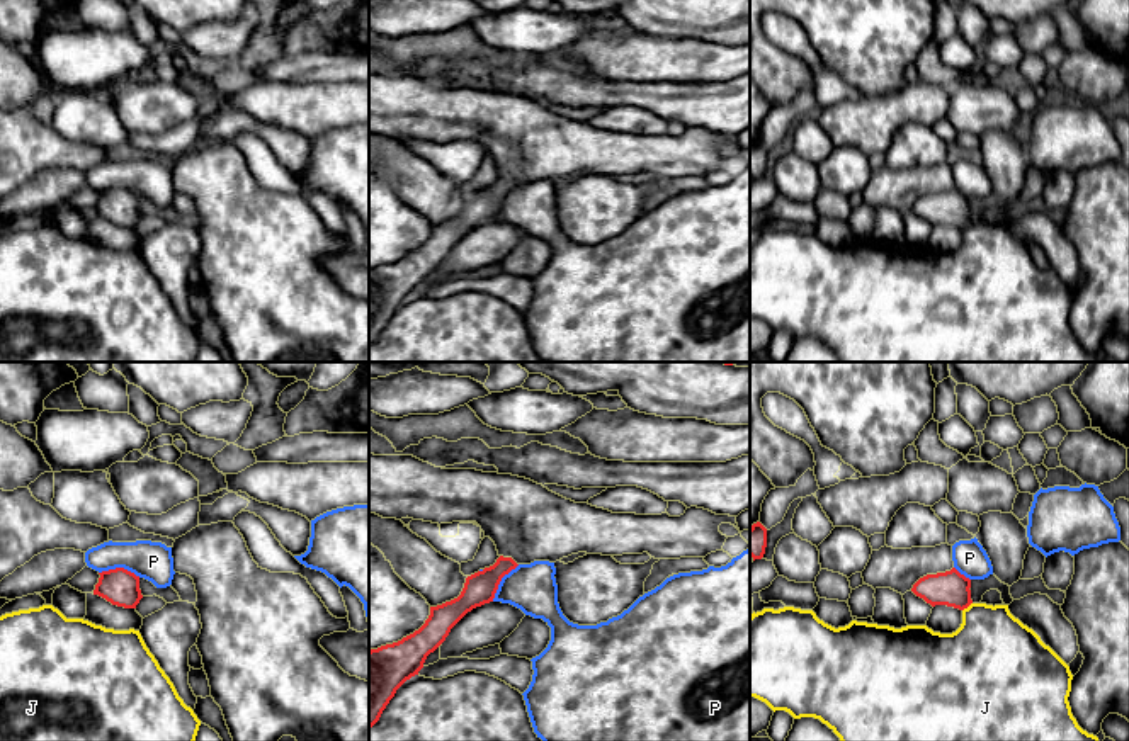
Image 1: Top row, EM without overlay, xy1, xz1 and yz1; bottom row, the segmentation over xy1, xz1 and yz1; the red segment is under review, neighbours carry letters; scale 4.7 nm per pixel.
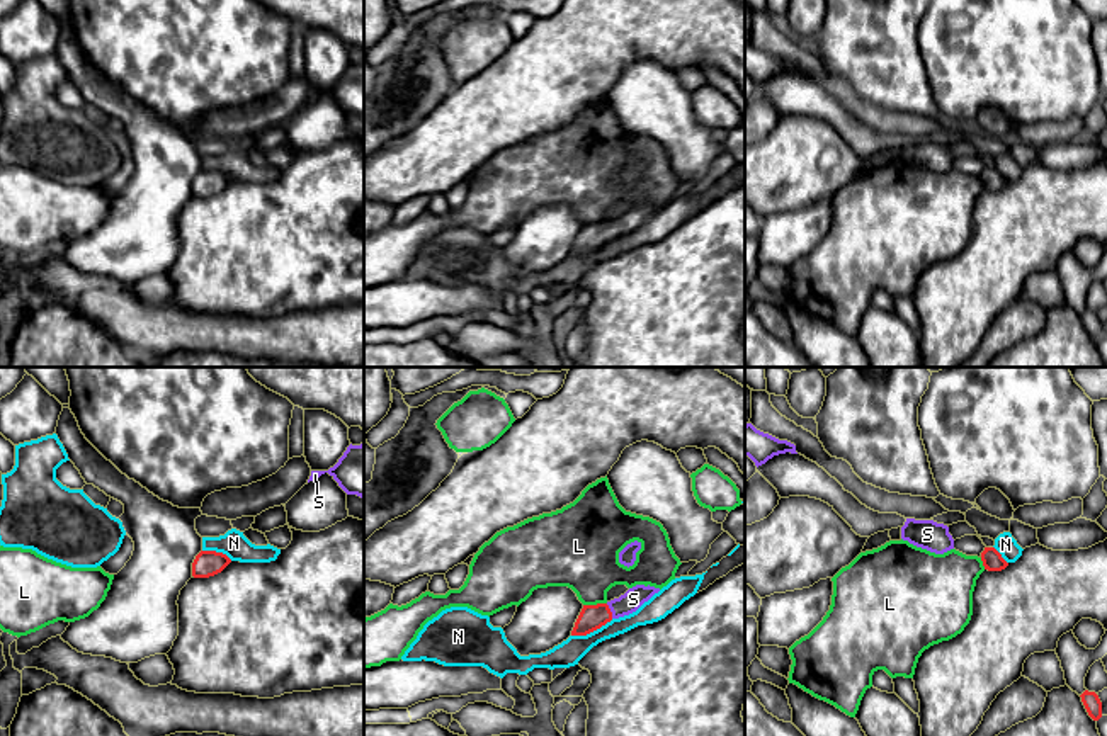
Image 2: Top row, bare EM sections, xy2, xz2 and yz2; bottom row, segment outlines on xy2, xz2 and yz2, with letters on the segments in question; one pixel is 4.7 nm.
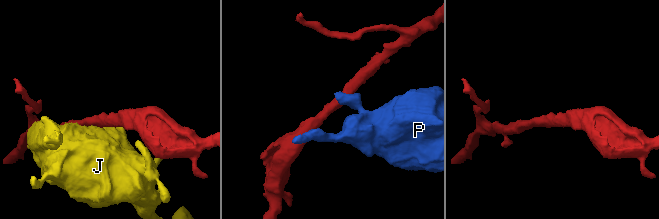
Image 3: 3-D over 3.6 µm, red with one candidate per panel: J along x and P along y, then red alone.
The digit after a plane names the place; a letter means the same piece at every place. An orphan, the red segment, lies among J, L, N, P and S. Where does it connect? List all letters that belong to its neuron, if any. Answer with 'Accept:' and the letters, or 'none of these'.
Accept: S

